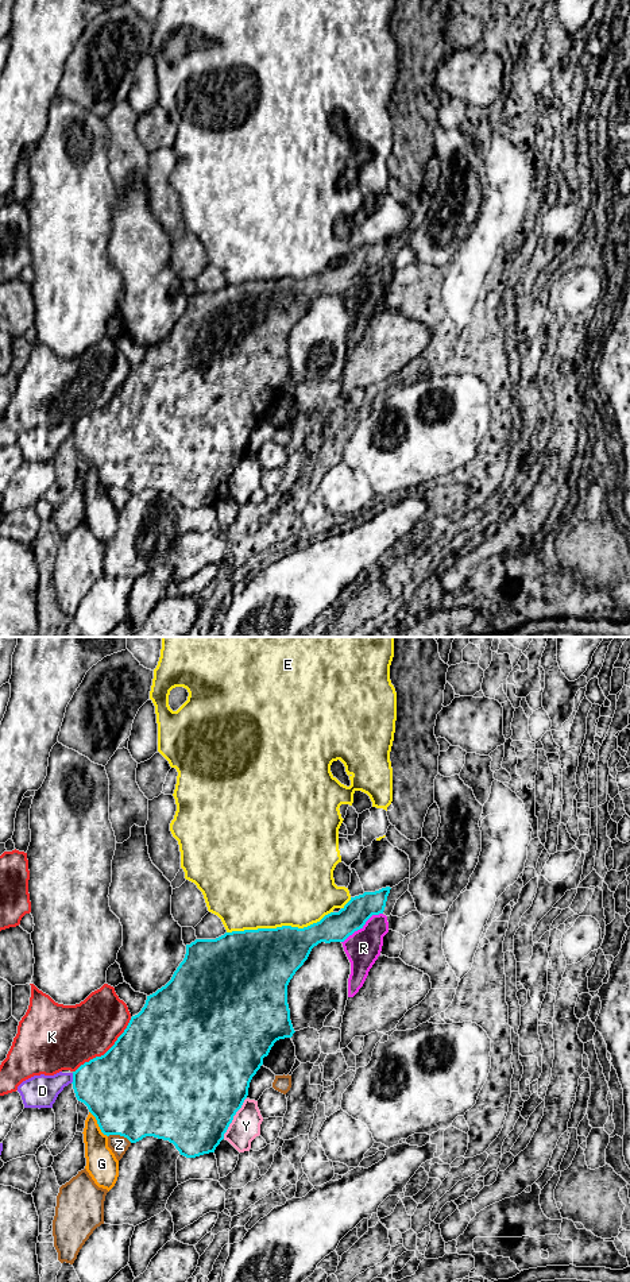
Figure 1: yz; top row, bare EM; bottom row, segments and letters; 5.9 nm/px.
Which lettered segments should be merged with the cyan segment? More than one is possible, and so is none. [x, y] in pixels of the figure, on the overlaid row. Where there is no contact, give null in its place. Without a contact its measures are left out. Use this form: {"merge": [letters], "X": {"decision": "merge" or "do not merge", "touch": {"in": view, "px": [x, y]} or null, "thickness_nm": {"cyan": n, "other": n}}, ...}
{"merge": [], "D": {"decision": "do not merge", "touch": {"in": "yz", "px": [73, 1078]}, "thickness_nm": {"cyan": 400, "other": 190}}, "E": {"decision": "do not merge", "touch": {"in": "yz", "px": [279, 927]}, "thickness_nm": {"cyan": 420, "other": 480}}, "G": {"decision": "do not merge", "touch": {"in": "yz", "px": [97, 1123]}, "thickness_nm": {"cyan": 480, "other": 190}}, "K": {"decision": "do not merge", "touch": {"in": "yz", "px": [107, 1051]}, "thickness_nm": {"cyan": 500, "other": 360}}, "R": {"decision": "do not merge", "touch": {"in": "yz", "px": [362, 926]}, "thickness_nm": {"cyan": 180, "other": 200}}, "Y": {"decision": "do not merge", "touch": {"in": "yz", "px": [232, 1118]}, "thickness_nm": {"cyan": 500, "other": 180}}, "Z": {"decision": "do not merge", "touch": {"in": "yz", "px": [120, 1135]}, "thickness_nm": {"cyan": 500, "other": 110}}}

